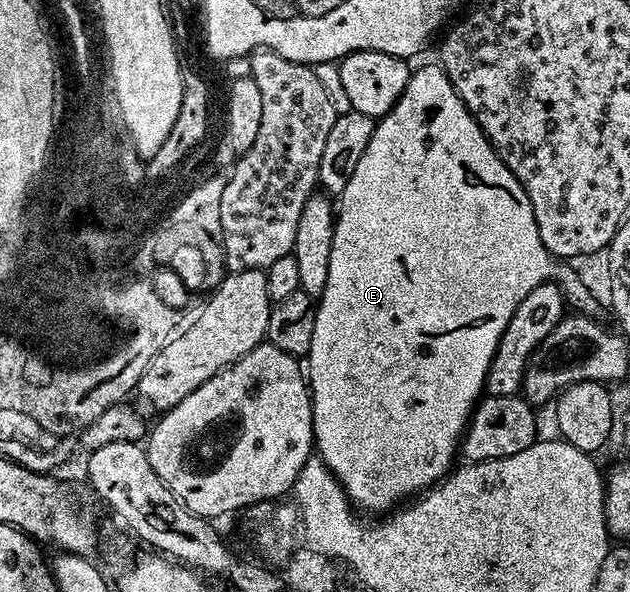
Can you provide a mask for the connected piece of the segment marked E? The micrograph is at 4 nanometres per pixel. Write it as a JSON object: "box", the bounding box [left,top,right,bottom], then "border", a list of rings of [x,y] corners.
{"box":[307,65,605,512],"border":[[[440,65],[421,67],[418,71],[416,68],[410,74],[407,89],[399,97],[396,107],[392,111],[388,111],[382,119],[376,120],[371,141],[367,145],[367,149],[363,149],[363,157],[359,157],[359,165],[355,165],[355,173],[351,173],[351,181],[347,181],[347,189],[343,189],[343,193],[339,196],[339,210],[336,212],[335,222],[333,224],[331,269],[327,269],[327,285],[319,297],[317,316],[315,317],[315,333],[311,333],[311,349],[307,356],[307,362],[309,362],[309,367],[307,363],[307,386],[310,395],[313,397],[313,441],[315,451],[319,458],[329,466],[329,472],[341,483],[341,488],[348,495],[349,502],[353,504],[354,508],[360,509],[362,512],[392,512],[402,501],[409,501],[414,497],[420,496],[422,493],[430,490],[434,485],[440,484],[441,480],[450,474],[451,468],[454,466],[453,458],[458,458],[459,455],[459,440],[464,436],[466,427],[469,426],[469,416],[473,414],[475,404],[482,398],[485,391],[485,378],[489,372],[491,361],[495,357],[495,349],[503,337],[503,329],[507,329],[507,321],[511,321],[511,313],[515,313],[515,309],[519,309],[519,301],[523,301],[523,297],[527,297],[527,293],[531,293],[531,289],[535,289],[535,285],[548,282],[556,283],[561,291],[561,295],[565,299],[566,306],[574,314],[581,314],[587,316],[589,319],[596,320],[601,317],[600,314],[604,313],[605,307],[582,284],[582,280],[573,271],[571,265],[569,263],[562,264],[561,271],[557,271],[557,266],[559,266],[558,260],[543,245],[543,241],[539,237],[539,229],[535,225],[535,213],[531,209],[531,201],[527,197],[523,185],[519,185],[519,181],[513,176],[511,169],[507,169],[505,162],[497,156],[497,150],[490,145],[488,137],[481,132],[481,127],[474,121],[472,113],[466,109],[463,101],[455,93],[455,89],[451,85],[447,73]]]}

